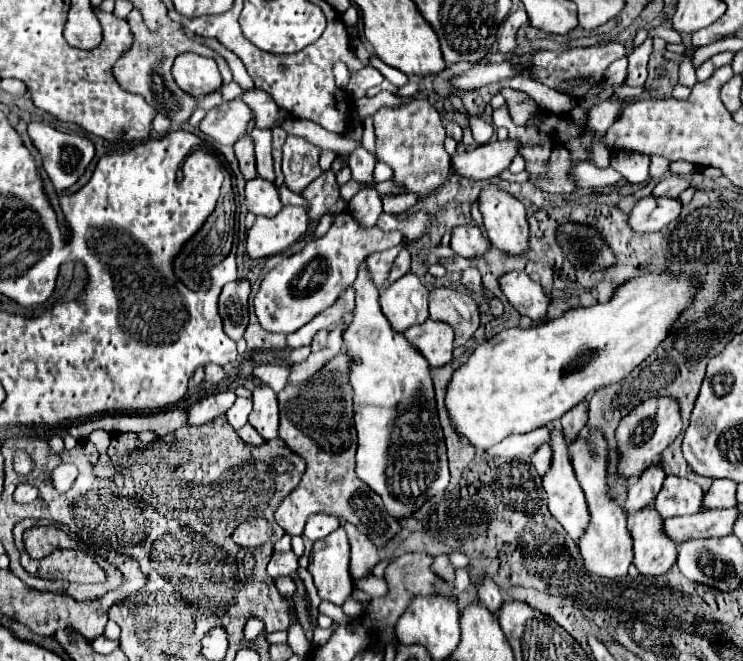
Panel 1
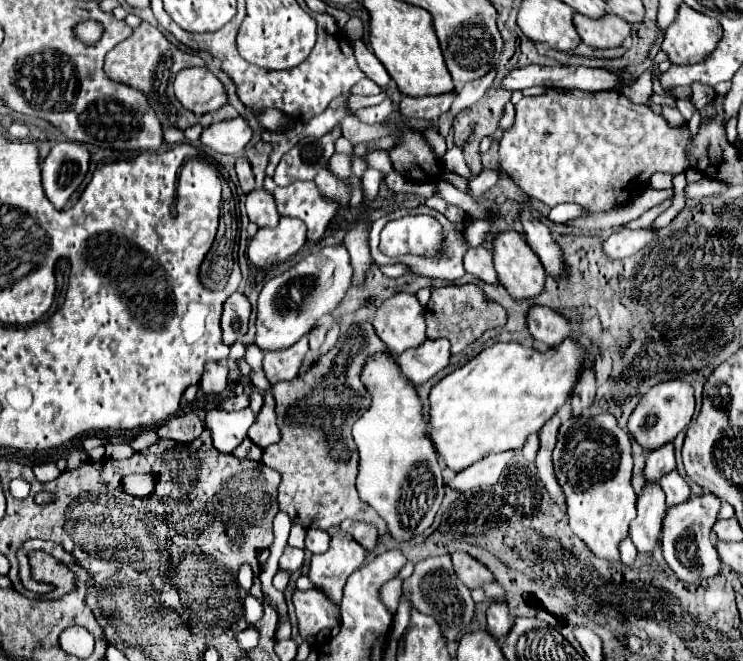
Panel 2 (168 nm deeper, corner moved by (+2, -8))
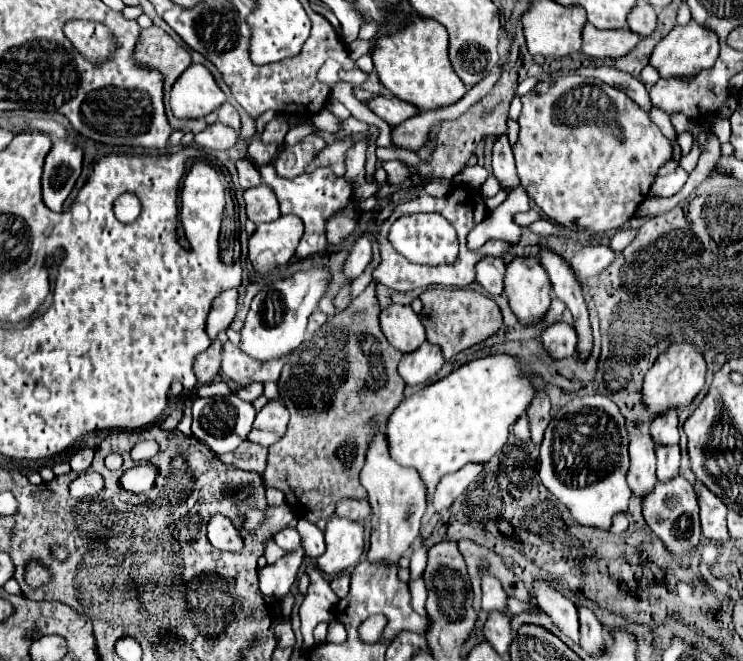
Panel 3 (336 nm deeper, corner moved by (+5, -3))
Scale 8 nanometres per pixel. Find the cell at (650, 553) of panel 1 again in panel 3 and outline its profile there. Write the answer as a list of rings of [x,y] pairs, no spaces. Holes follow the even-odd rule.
[[[633,426],[629,430],[629,456],[631,466],[627,472],[627,482],[631,492],[641,500],[655,484],[655,444],[651,434],[641,434]]]

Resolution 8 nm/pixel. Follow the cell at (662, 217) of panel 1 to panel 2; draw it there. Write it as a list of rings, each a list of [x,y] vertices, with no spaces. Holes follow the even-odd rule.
[[[622,227],[618,233],[612,233],[604,241],[604,253],[612,259],[622,259],[622,257],[634,255],[642,247],[646,247],[656,237],[656,233],[658,231],[652,227],[644,227],[644,229]]]

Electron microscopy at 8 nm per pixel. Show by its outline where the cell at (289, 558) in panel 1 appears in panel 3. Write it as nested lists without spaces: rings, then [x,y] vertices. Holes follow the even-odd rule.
[[[285,528],[285,530],[281,530],[281,532],[275,534],[275,542],[277,542],[283,550],[289,552],[289,550],[299,548],[299,544],[301,544],[301,536],[299,536],[297,528]]]

